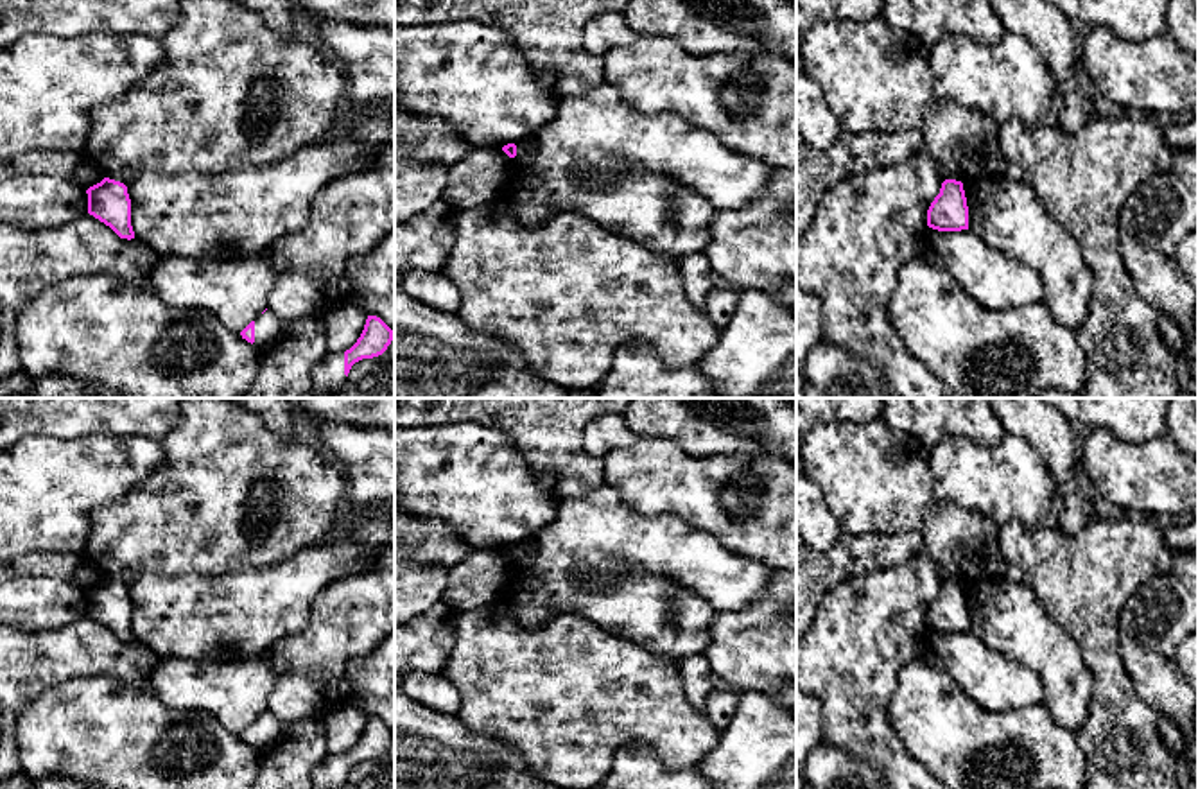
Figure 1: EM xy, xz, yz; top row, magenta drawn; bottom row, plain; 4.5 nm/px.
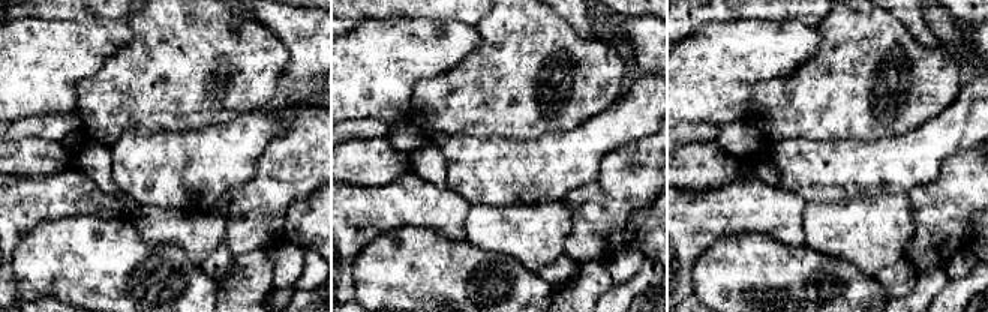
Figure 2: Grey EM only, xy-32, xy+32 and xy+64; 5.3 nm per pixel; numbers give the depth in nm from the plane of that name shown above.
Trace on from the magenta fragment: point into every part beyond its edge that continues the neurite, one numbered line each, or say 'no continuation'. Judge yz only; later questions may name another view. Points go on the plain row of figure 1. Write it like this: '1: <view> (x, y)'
no continuation

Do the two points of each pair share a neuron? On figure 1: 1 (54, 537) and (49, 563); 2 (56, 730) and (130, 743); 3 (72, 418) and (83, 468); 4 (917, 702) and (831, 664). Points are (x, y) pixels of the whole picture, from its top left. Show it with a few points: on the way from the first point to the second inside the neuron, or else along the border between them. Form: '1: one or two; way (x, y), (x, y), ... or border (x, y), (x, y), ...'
1: two; border (83, 553), (24, 553), (18, 556)
2: one; way (74, 730), (101, 730), (112, 736)
3: two; border (34, 433), (61, 438), (117, 436)
4: two; border (915, 657), (890, 698), (895, 734)

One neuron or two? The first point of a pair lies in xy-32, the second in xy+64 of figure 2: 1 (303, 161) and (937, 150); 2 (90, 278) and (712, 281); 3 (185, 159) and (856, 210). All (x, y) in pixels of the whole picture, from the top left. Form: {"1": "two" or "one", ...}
{"1": "two", "2": "one", "3": "two"}

